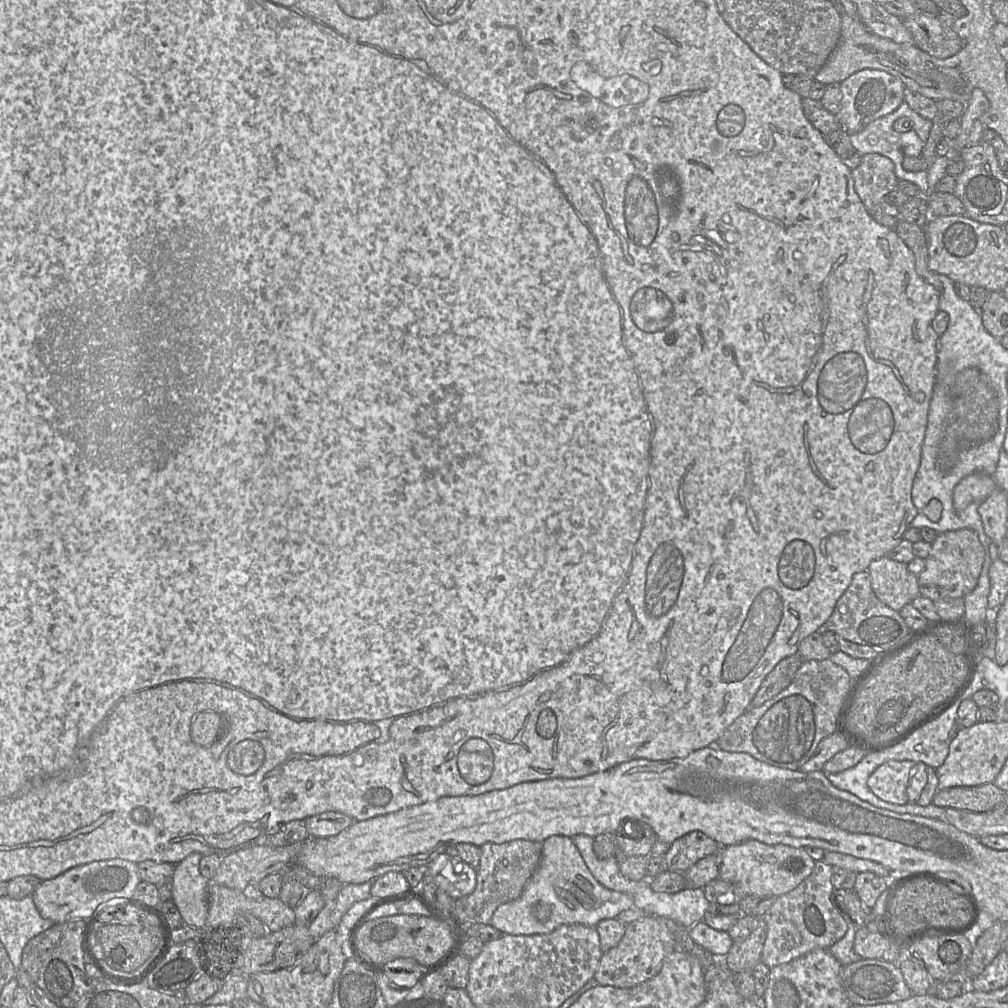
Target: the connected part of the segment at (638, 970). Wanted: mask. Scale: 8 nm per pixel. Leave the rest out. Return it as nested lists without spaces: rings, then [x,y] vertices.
[[[645,915],[625,925],[625,933],[619,943],[602,954],[593,979],[601,986],[634,987],[656,976],[664,958],[674,950],[672,924],[665,919]]]

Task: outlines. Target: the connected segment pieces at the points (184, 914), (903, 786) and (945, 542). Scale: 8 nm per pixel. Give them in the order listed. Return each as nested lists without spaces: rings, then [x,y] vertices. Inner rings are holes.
[[[189,854],[175,865],[172,875],[172,901],[177,906],[184,924],[203,928],[209,908],[209,884],[199,871],[202,855]]]
[[[888,761],[870,775],[867,785],[879,799],[904,805],[908,803],[906,790],[915,764],[912,761]]]
[[[963,528],[938,534],[924,560],[923,571],[917,575],[920,595],[938,601],[964,598],[978,583],[984,563],[985,551],[975,531]]]

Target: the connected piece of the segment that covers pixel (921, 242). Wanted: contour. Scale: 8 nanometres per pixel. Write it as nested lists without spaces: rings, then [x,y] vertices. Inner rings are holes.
[[[903,219],[897,222],[895,231],[904,243],[912,250],[918,275],[928,284],[934,286],[941,296],[943,288],[939,274],[928,267],[928,247],[924,229]]]

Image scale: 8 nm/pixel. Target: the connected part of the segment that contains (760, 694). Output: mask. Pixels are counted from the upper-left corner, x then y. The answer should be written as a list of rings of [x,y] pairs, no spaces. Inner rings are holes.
[[[797,652],[781,660],[766,676],[759,687],[750,707],[759,707],[787,688],[795,677],[803,659]]]

